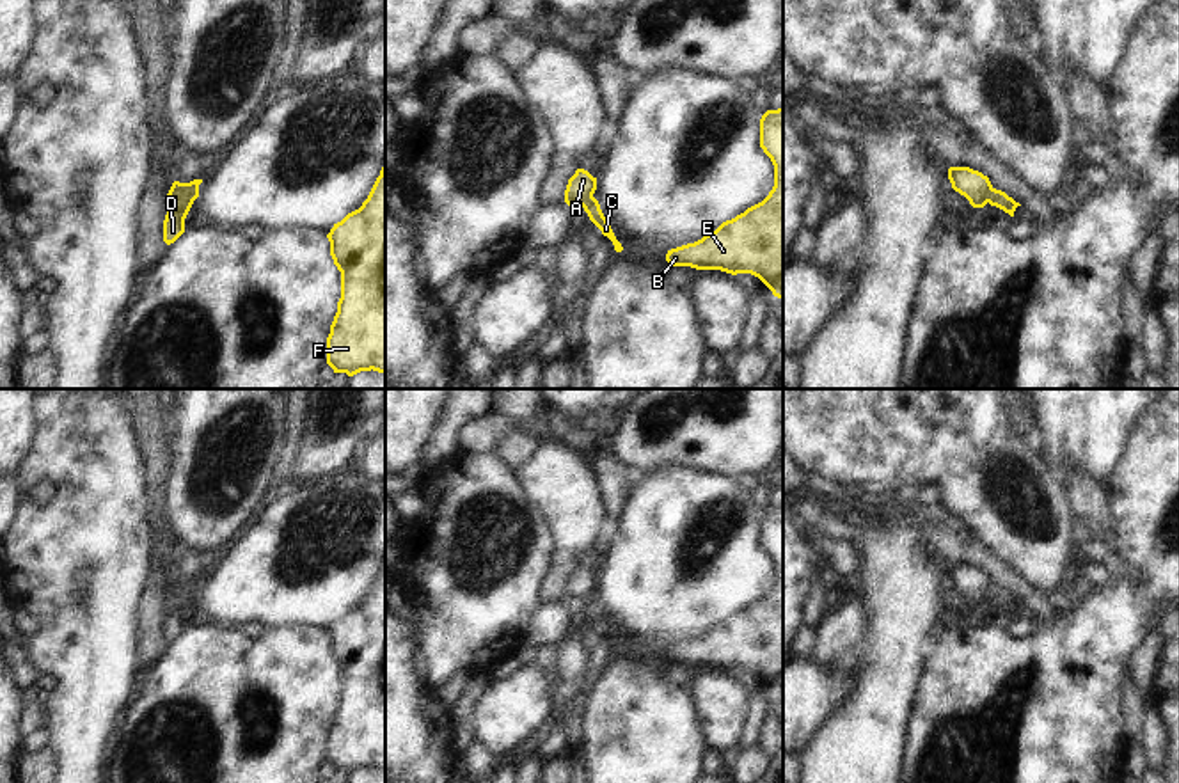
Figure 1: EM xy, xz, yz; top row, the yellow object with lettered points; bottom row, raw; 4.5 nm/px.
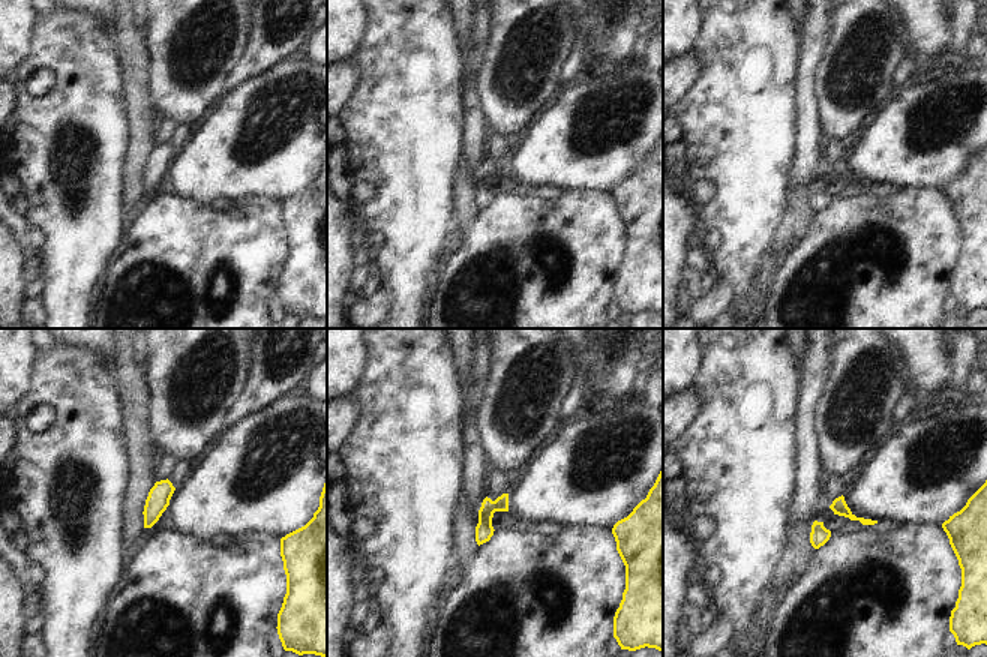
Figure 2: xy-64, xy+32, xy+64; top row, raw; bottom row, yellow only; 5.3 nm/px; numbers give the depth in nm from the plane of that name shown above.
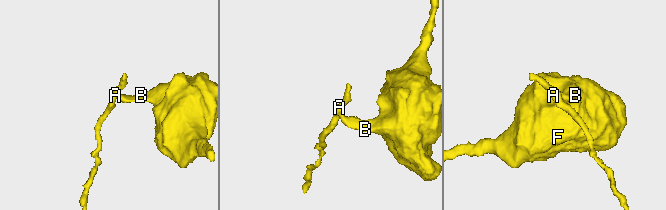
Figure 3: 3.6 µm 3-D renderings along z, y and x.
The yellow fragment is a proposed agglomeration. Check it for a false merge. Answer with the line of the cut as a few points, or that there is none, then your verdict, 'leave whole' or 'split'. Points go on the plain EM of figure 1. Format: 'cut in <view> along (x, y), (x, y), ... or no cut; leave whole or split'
cut in yz along (993, 586), (989, 601); split

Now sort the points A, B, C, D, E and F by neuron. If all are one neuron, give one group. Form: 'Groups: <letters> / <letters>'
Groups: A D / B C E F.

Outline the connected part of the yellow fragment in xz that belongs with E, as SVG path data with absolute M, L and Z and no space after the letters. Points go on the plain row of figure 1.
M783 504L760 517L760 545L774 563L769 593L694 641L668 648L673 664L758 675L783 698Z

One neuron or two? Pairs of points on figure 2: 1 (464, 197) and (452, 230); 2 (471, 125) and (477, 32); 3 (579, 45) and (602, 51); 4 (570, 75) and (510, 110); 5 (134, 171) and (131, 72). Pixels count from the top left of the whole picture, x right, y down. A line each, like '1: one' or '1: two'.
1: one
2: one
3: two
4: two
5: one

